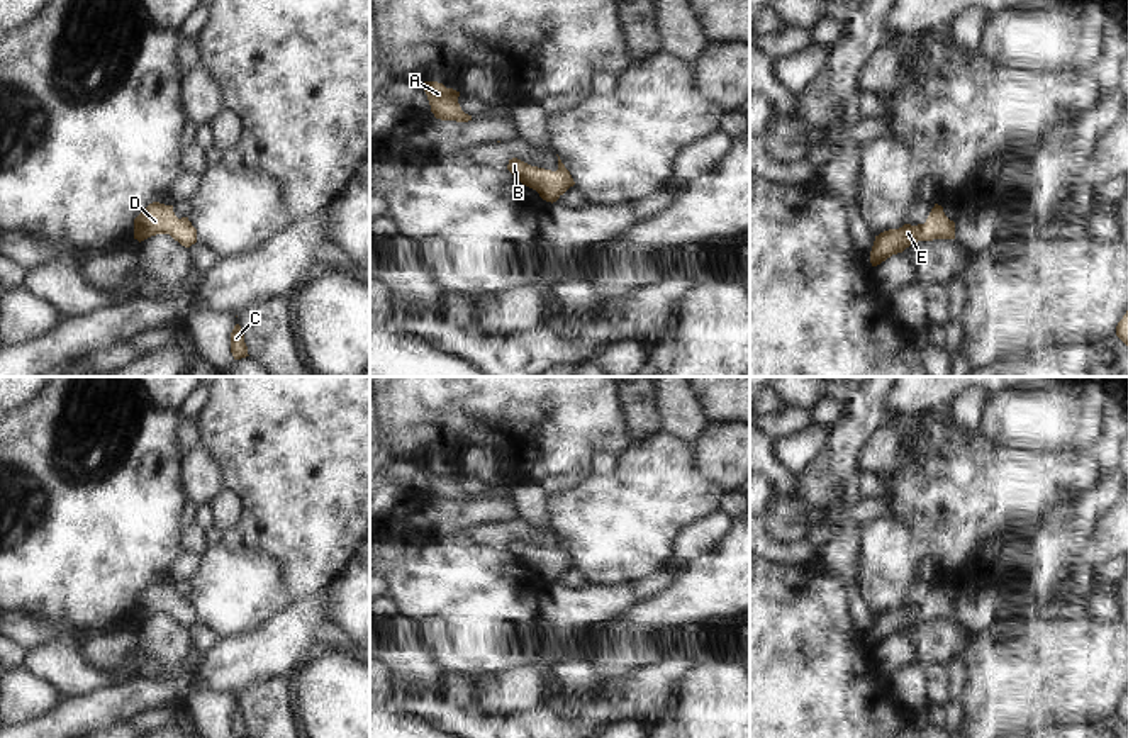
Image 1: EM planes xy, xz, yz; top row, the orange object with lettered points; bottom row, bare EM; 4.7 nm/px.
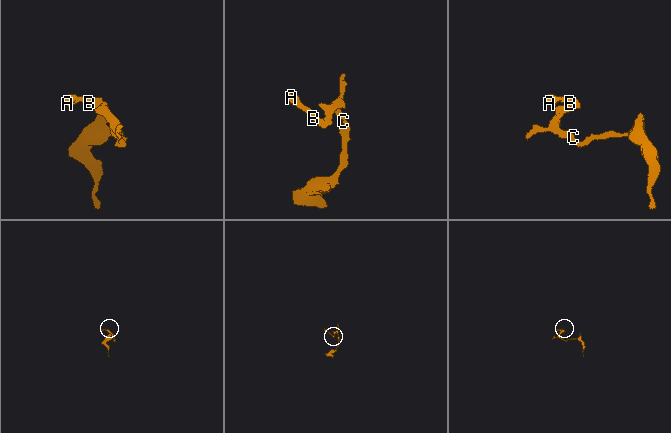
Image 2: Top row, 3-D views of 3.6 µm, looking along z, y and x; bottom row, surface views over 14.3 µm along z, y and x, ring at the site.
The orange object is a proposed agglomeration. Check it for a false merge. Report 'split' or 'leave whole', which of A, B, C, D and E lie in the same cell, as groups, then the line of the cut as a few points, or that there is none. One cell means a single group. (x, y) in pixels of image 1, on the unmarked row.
leave whole | A B C D E | no cut

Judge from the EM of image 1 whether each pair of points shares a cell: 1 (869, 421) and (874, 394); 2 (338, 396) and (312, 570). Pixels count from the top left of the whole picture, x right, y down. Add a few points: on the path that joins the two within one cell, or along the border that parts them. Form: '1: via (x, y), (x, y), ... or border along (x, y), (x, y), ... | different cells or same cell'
1: via (869, 414), (869, 401) | same cell
2: via (328, 440), (312, 492), (312, 526) | same cell

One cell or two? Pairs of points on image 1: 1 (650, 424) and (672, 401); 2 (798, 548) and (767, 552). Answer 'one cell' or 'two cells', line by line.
1: two cells
2: one cell

